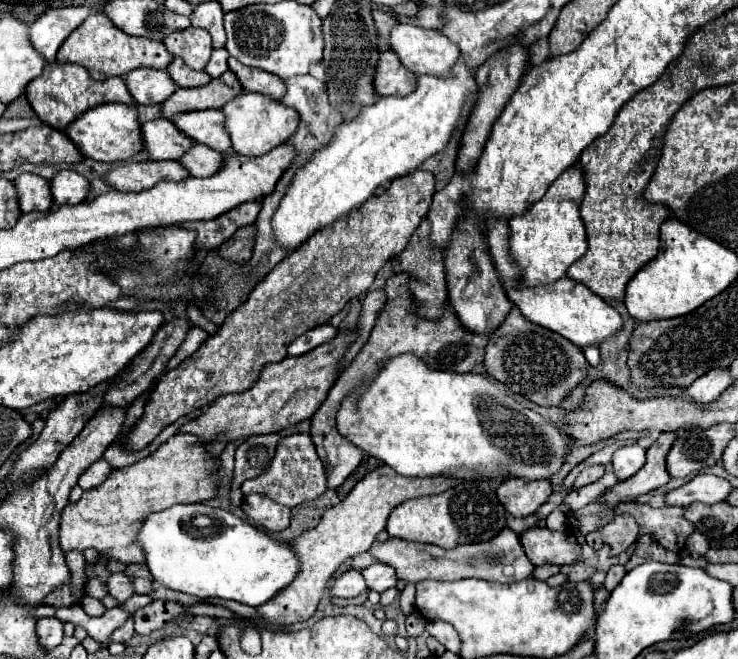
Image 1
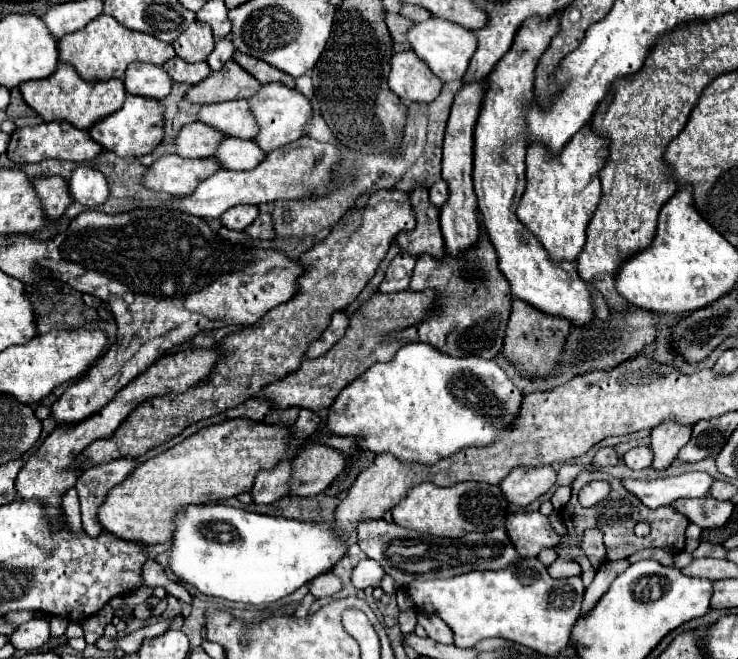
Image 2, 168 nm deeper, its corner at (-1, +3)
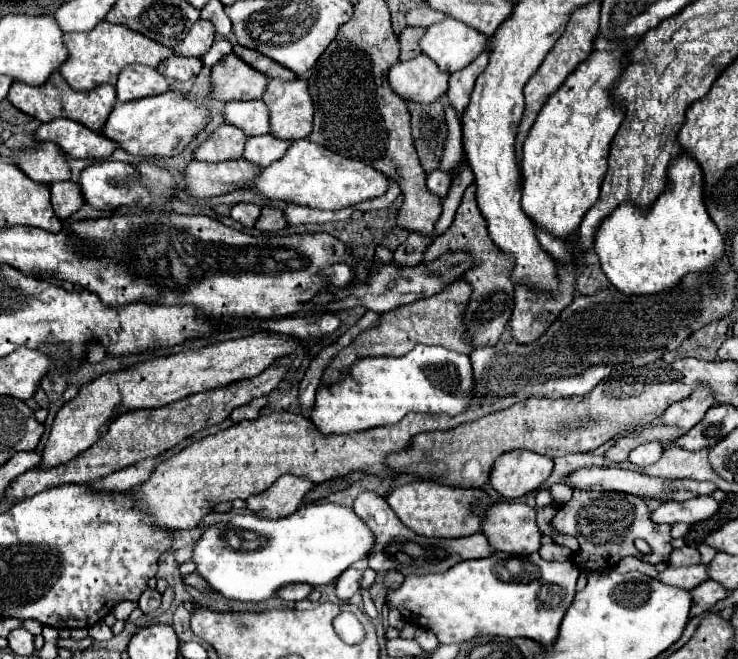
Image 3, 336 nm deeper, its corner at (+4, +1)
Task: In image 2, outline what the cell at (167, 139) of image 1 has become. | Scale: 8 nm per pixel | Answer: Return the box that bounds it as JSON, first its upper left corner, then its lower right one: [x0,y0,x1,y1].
[175,123,225,159]

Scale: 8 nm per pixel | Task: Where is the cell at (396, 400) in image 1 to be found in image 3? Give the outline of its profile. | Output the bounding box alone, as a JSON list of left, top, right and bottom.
[312,345,474,433]

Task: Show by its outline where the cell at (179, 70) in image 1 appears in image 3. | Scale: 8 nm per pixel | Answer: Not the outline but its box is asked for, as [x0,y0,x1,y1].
[156,55,202,81]

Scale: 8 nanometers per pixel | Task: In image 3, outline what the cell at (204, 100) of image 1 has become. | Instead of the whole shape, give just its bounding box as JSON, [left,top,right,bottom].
[212,53,268,101]

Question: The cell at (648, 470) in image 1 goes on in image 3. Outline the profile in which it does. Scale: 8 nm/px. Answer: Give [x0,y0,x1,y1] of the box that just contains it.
[664,389,712,433]

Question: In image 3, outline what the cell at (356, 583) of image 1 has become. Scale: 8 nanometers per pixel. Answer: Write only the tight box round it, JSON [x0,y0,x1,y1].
[276,583,312,601]

